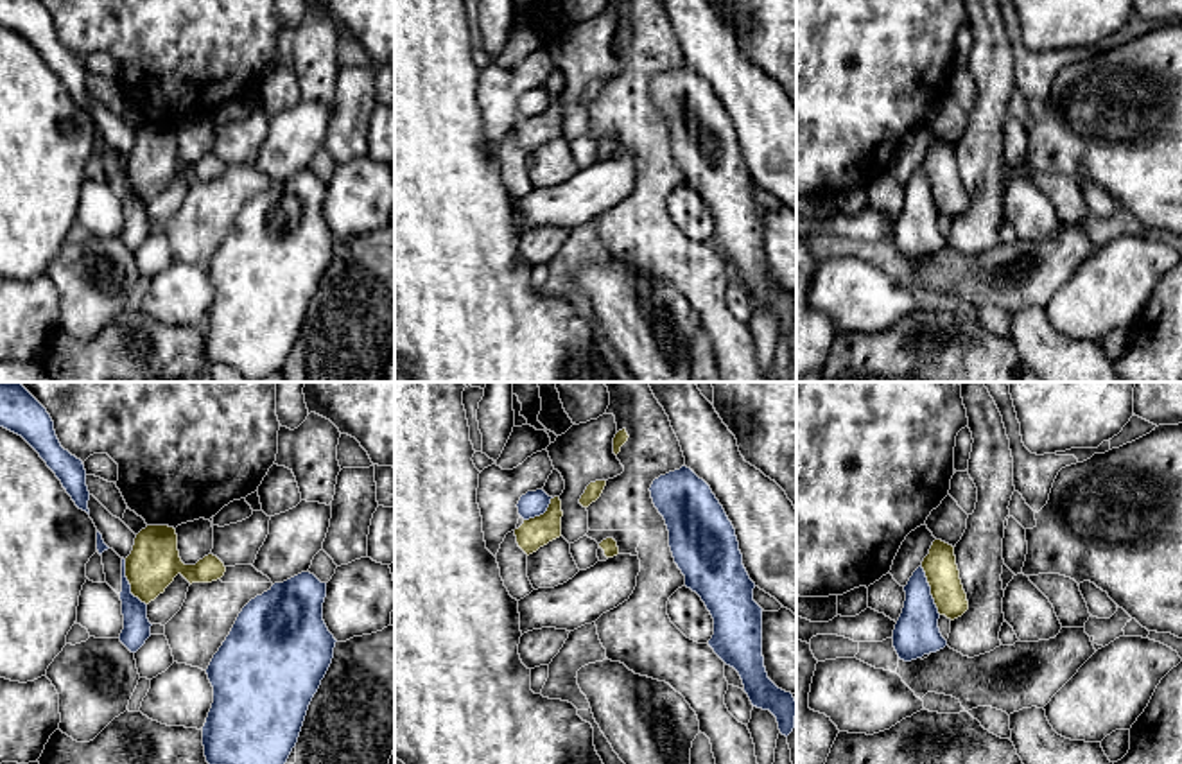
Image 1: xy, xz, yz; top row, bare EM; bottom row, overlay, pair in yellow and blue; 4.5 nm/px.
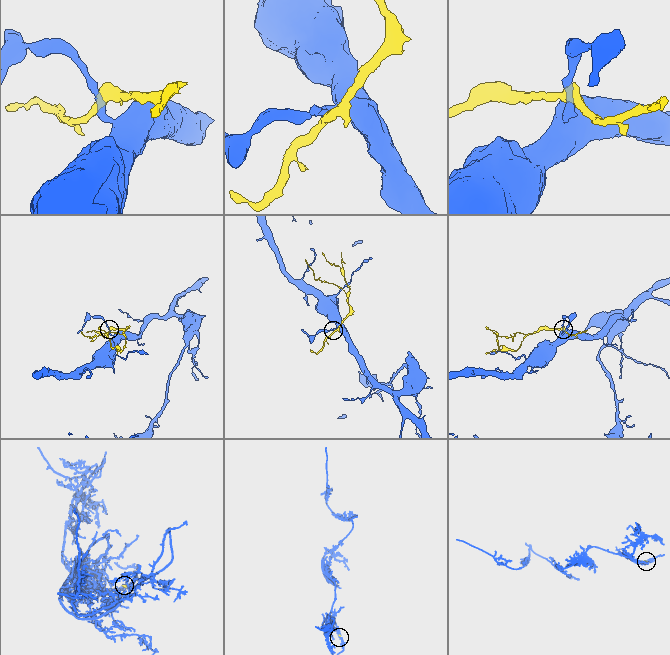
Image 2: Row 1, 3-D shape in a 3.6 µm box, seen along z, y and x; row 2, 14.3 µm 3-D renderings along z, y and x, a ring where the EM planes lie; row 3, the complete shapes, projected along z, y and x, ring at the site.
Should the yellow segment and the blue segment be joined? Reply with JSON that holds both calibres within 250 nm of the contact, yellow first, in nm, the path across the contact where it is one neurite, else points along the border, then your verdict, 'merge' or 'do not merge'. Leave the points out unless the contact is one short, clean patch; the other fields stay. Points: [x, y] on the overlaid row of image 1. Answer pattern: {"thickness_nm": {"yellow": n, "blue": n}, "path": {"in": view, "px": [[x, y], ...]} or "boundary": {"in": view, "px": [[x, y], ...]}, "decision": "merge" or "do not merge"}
{"thickness_nm": {"yellow": 150, "blue": 200}, "boundary": {"in": "yz", "px": [[921, 565], [940, 614]]}, "decision": "do not merge"}

